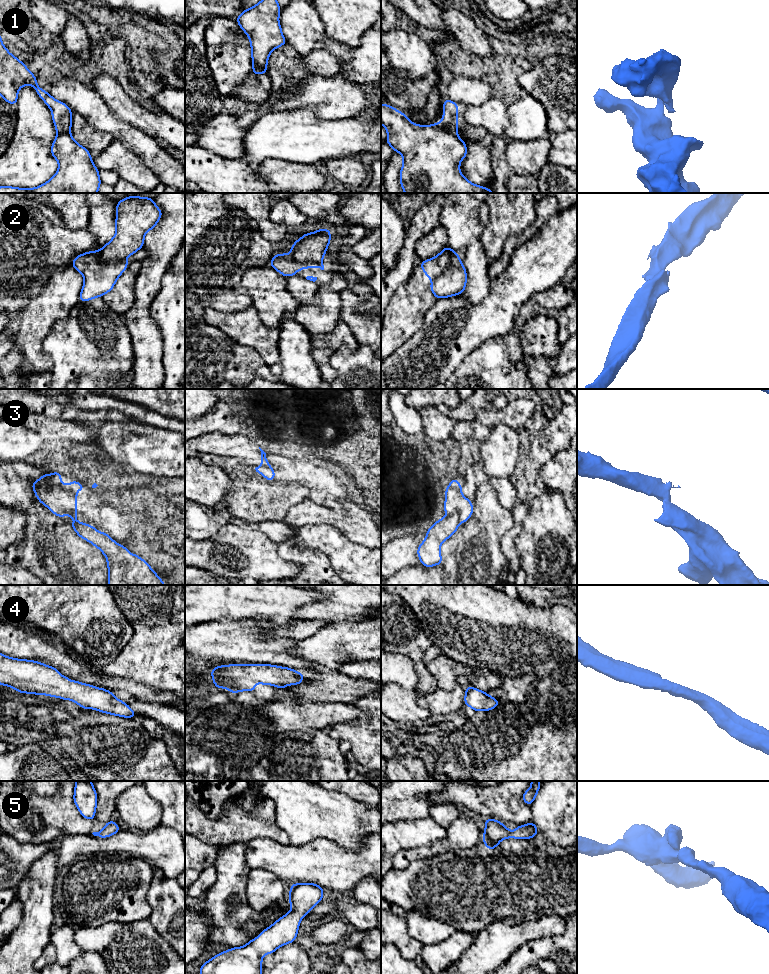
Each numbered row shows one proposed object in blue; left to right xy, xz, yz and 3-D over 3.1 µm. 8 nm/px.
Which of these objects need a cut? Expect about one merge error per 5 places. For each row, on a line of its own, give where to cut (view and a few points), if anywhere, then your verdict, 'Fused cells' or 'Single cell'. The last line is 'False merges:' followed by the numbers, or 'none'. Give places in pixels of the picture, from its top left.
1: Split along yz (440, 123), (456, 136). Fused cells
2: Split along xz (288, 254), (298, 262), (321, 262). Fused cells
3: Split along xz (268, 466), (265, 467). Fused cells
4: No split. Single cell
5: No split. Single cell
False merges: 1, 2, 3

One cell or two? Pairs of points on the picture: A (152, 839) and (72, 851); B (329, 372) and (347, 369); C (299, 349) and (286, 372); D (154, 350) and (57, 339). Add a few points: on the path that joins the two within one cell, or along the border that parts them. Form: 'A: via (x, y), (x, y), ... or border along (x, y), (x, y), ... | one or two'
A: via (132, 843), (92, 846) | one
B: border along (334, 350), (329, 358), (333, 378) | two
C: via (295, 355), (295, 363), (292, 366) | one
D: border along (126, 324), (134, 355), (133, 370) | two

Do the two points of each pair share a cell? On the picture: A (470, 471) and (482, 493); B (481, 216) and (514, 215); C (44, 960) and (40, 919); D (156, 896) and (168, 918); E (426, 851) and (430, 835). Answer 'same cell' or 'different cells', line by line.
A: different cells
B: different cells
C: different cells
D: same cell
E: different cells

